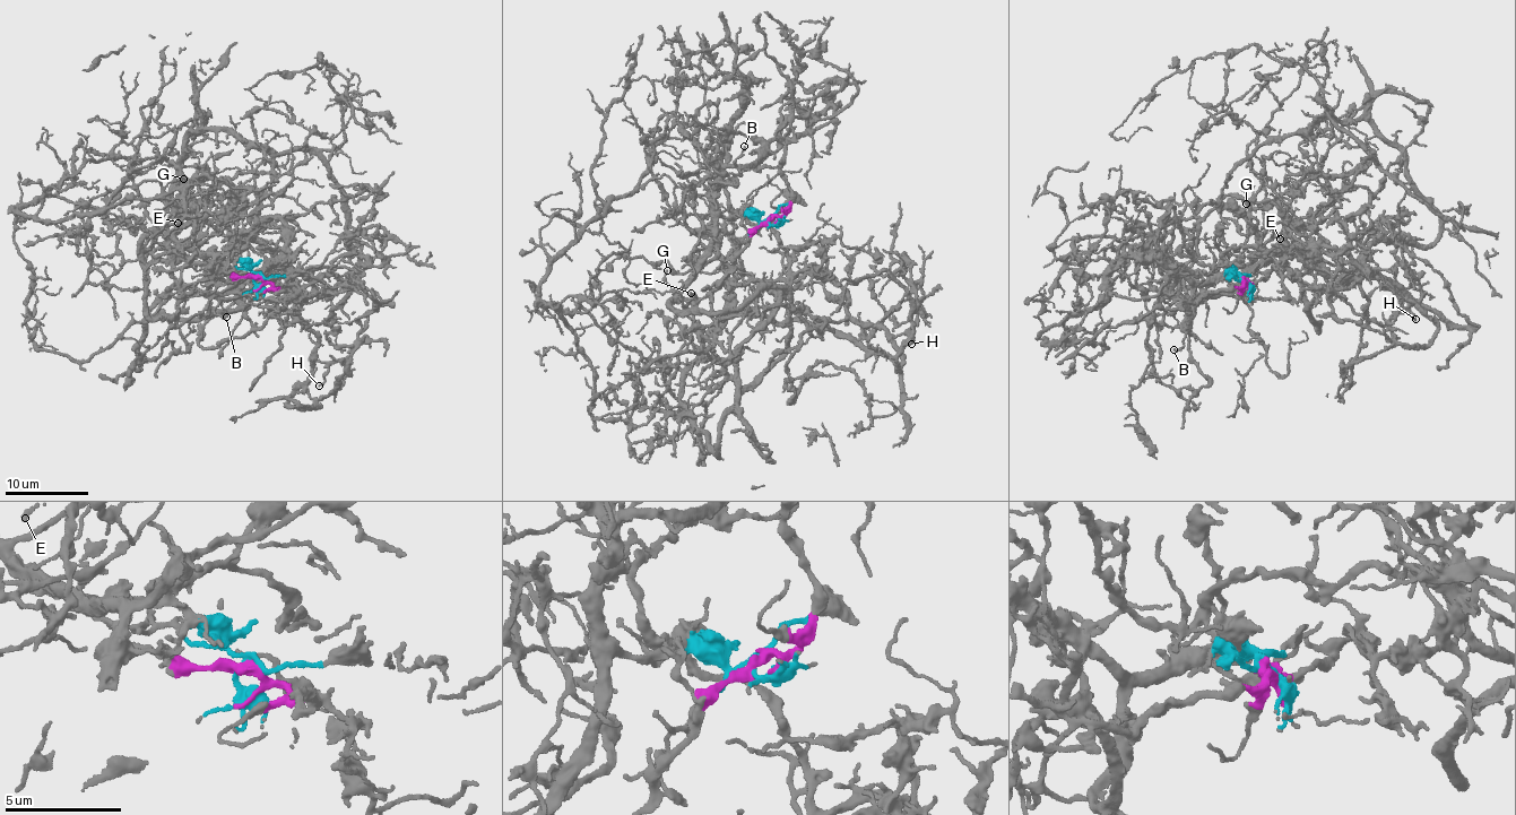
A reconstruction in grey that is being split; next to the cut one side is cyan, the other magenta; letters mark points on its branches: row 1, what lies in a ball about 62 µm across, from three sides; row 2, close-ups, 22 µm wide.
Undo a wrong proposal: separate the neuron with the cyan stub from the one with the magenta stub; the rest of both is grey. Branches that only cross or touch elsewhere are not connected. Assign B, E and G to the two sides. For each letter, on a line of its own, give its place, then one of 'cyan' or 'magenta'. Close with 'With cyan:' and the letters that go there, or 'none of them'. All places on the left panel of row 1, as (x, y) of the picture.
B: (226, 317) | cyan
E: (178, 223) | magenta
G: (183, 179) | magenta
With cyan: B

